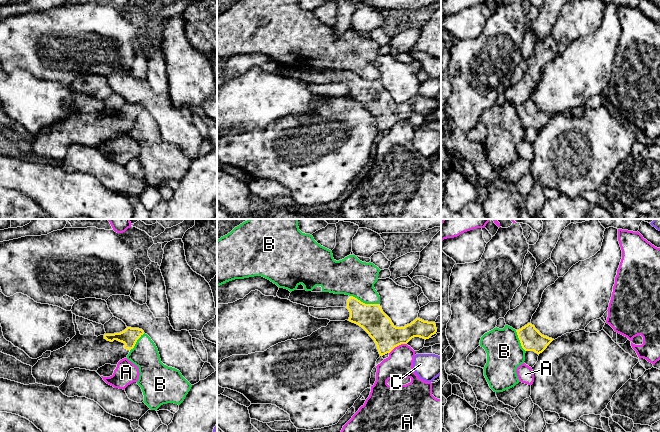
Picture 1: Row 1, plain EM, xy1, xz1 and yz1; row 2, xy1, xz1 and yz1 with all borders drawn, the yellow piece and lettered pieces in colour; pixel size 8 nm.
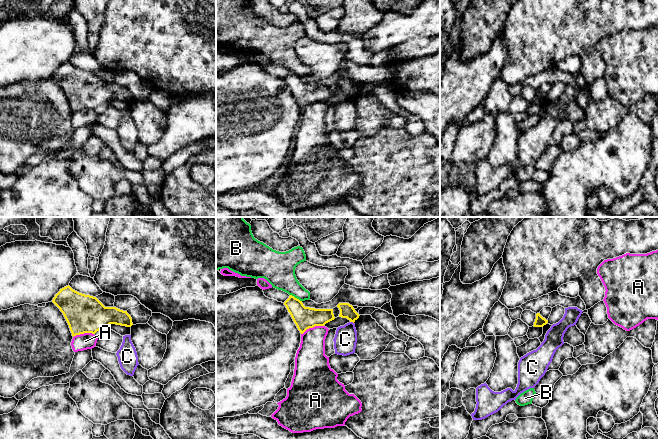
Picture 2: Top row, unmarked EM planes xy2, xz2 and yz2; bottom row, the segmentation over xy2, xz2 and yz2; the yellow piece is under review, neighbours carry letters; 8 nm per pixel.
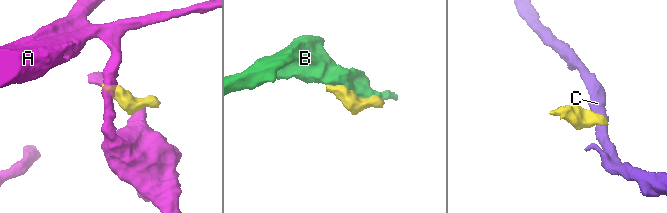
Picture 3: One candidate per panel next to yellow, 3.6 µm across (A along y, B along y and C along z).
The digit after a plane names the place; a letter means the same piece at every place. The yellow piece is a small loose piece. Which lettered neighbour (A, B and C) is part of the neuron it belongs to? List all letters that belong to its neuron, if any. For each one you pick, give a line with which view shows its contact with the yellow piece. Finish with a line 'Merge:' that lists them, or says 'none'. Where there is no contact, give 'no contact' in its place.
Merge: none

